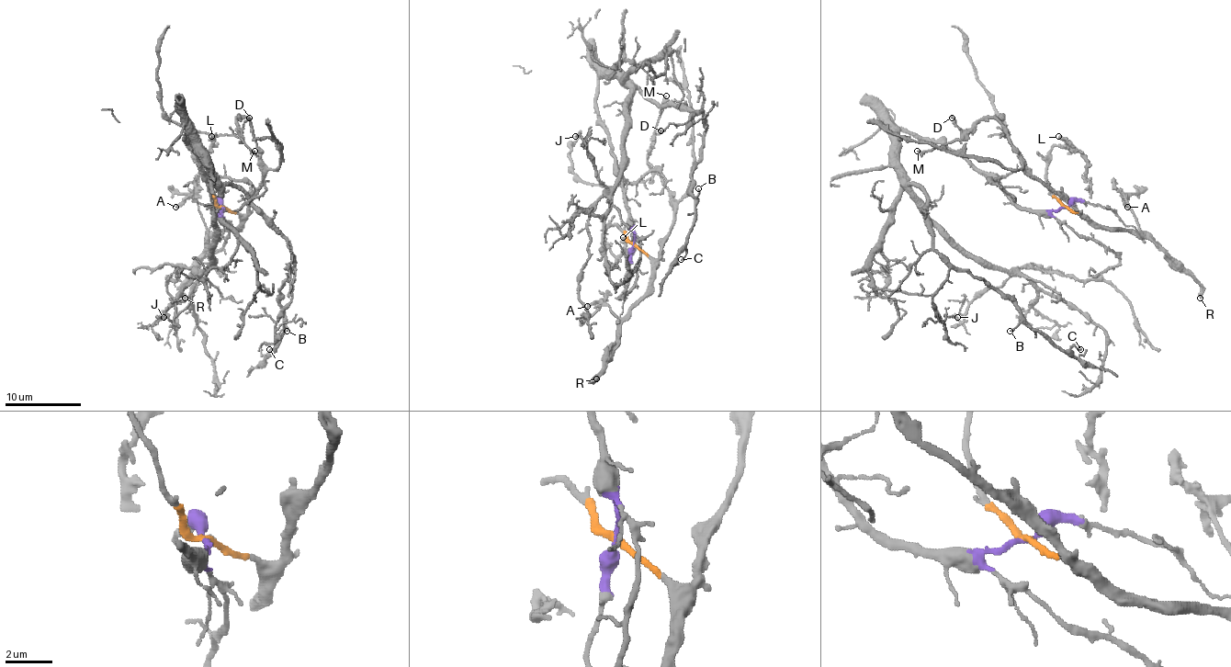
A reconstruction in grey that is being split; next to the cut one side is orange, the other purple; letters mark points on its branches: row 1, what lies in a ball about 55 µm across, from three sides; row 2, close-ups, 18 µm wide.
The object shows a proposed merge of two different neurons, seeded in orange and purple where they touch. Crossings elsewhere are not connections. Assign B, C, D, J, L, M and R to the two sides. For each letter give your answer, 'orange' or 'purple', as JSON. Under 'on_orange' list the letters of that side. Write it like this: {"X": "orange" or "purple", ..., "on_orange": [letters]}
{"B": "purple", "C": "purple", "D": "orange", "J": "purple", "L": "orange", "M": "orange", "R": "orange", "on_orange": ["D", "L", "M", "R"]}

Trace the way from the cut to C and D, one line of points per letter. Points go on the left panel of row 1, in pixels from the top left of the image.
C: (222, 207), (214, 207), (184, 134), (291, 249), (293, 270), (279, 288), (283, 334), (270, 350)
D: (222, 207), (245, 214), (262, 186), (260, 149), (253, 126), (245, 117), (235, 120), (242, 130), (249, 117)

